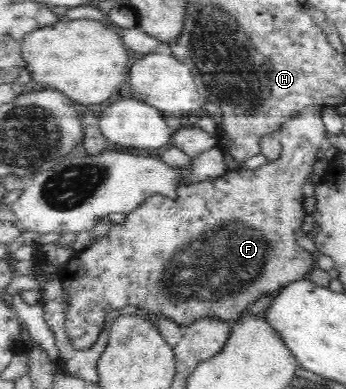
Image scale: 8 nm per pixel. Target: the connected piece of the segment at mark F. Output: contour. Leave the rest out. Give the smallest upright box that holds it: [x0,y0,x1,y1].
[56,106,326,349]

